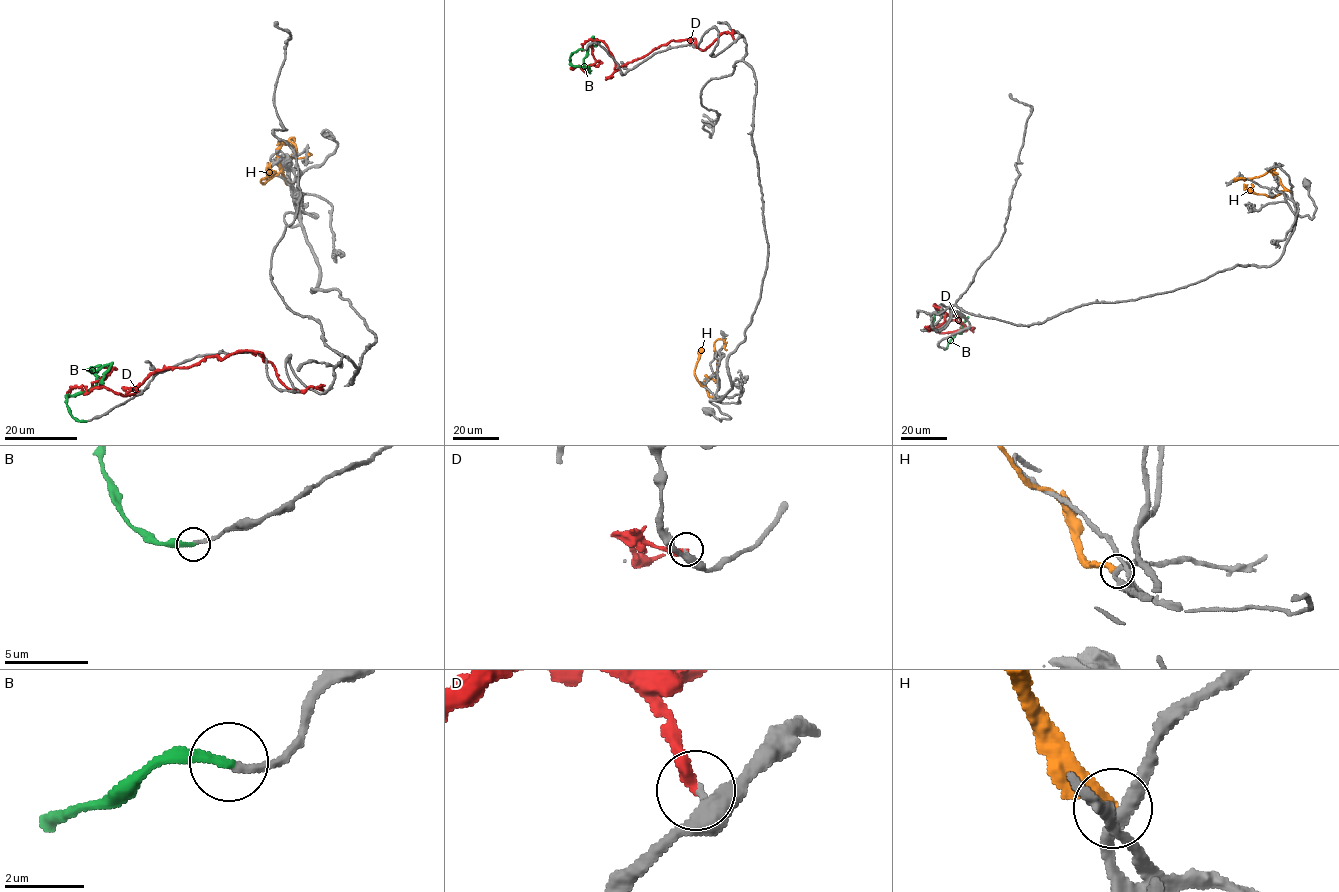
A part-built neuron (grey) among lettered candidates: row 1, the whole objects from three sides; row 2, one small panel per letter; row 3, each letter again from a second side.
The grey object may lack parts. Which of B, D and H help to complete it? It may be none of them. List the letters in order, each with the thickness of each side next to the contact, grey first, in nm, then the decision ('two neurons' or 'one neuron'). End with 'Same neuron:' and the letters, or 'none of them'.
B: calibres 220 and 240 nm; one neuron
D: calibres 180 and 320 nm; two neurons
H: calibres 300 and 400 nm; two neurons
Same neuron: B

